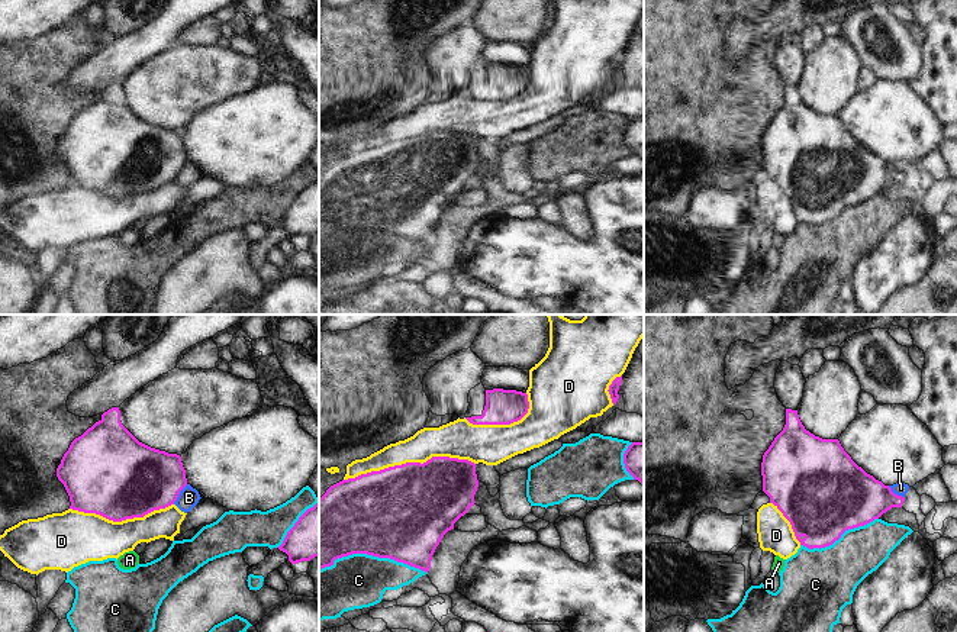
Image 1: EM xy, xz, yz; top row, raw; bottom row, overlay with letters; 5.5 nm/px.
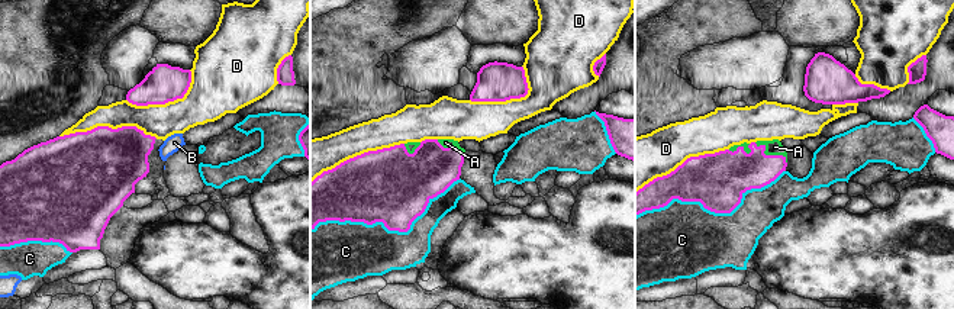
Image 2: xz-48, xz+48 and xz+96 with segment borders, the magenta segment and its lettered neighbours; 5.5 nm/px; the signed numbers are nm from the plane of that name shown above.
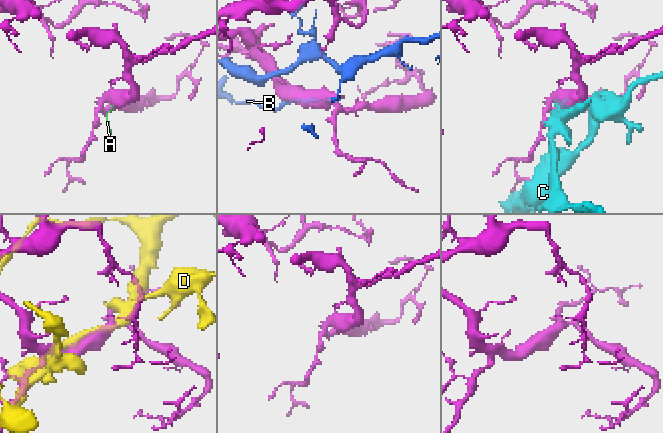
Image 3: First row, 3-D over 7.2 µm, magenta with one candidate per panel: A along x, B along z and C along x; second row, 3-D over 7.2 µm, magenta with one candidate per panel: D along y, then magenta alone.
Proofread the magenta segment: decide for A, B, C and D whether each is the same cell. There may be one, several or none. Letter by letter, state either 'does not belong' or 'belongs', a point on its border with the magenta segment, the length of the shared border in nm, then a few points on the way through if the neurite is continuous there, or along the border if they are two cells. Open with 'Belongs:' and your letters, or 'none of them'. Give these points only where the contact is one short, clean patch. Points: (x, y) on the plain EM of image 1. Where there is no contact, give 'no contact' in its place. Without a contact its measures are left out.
Belongs: A
A: belongs; contact yz (802, 210); length 30 nm; way yz (821, 170), (818, 194), (802, 210), (802, 212)
B: does not belong; contact xy (179, 168); length 140 nm
C: does not belong; contact xz (373, 231); length 600 nm
D: does not belong; contact xz (409, 138); length 750 nm

